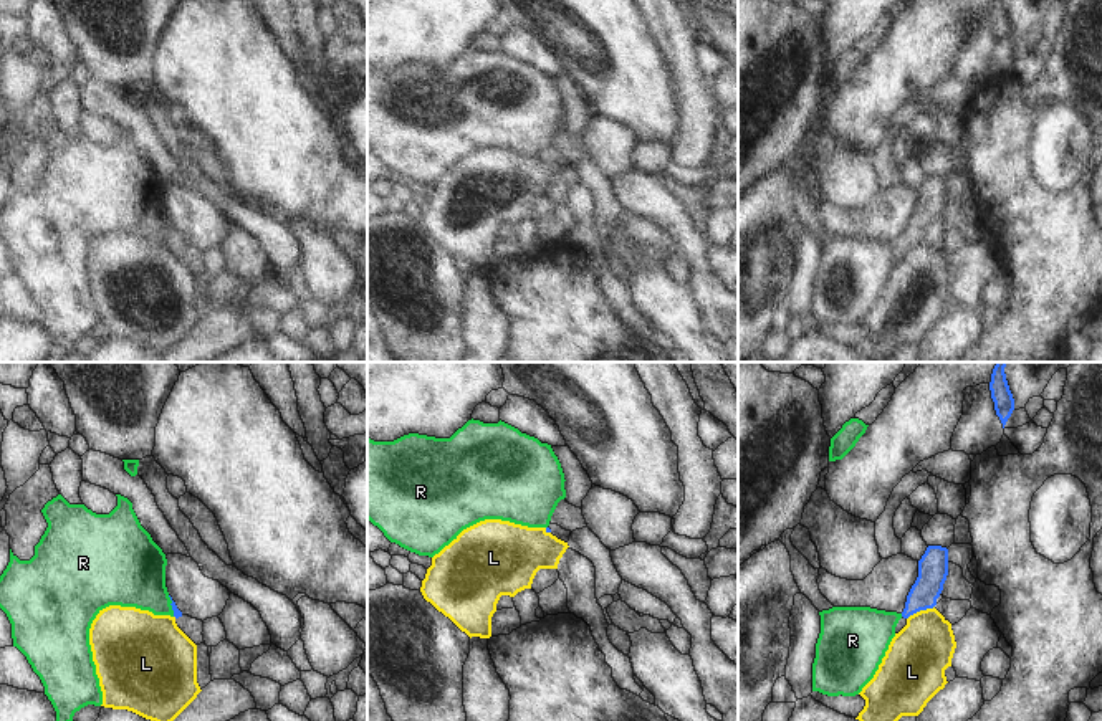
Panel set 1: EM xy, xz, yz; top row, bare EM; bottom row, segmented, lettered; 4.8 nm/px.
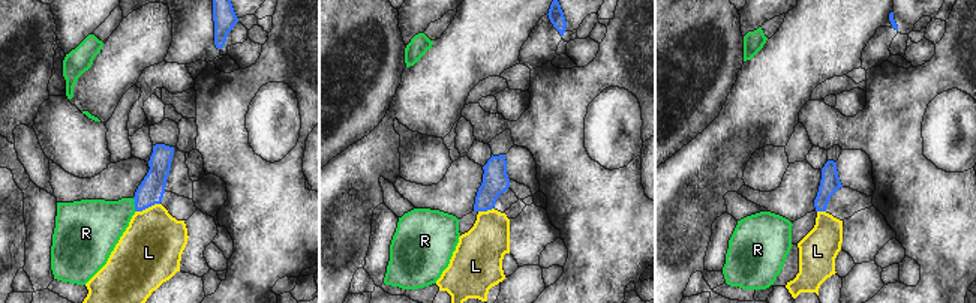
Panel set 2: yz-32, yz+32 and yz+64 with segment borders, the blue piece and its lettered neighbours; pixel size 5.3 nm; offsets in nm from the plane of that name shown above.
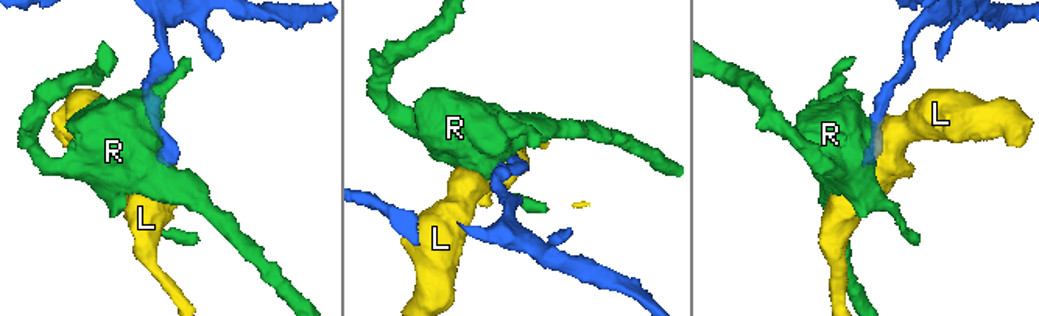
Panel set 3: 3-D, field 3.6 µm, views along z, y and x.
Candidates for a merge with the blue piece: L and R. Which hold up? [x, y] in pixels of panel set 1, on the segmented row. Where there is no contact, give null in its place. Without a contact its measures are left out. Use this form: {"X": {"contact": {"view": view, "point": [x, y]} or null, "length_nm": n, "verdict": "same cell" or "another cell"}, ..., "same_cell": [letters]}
{"L": {"contact": {"view": "yz", "point": [920, 609]}, "length_nm": 150, "verdict": "another cell"}, "R": {"contact": {"view": "xy", "point": [172, 606]}, "length_nm": 110, "verdict": "another cell"}, "same_cell": []}

